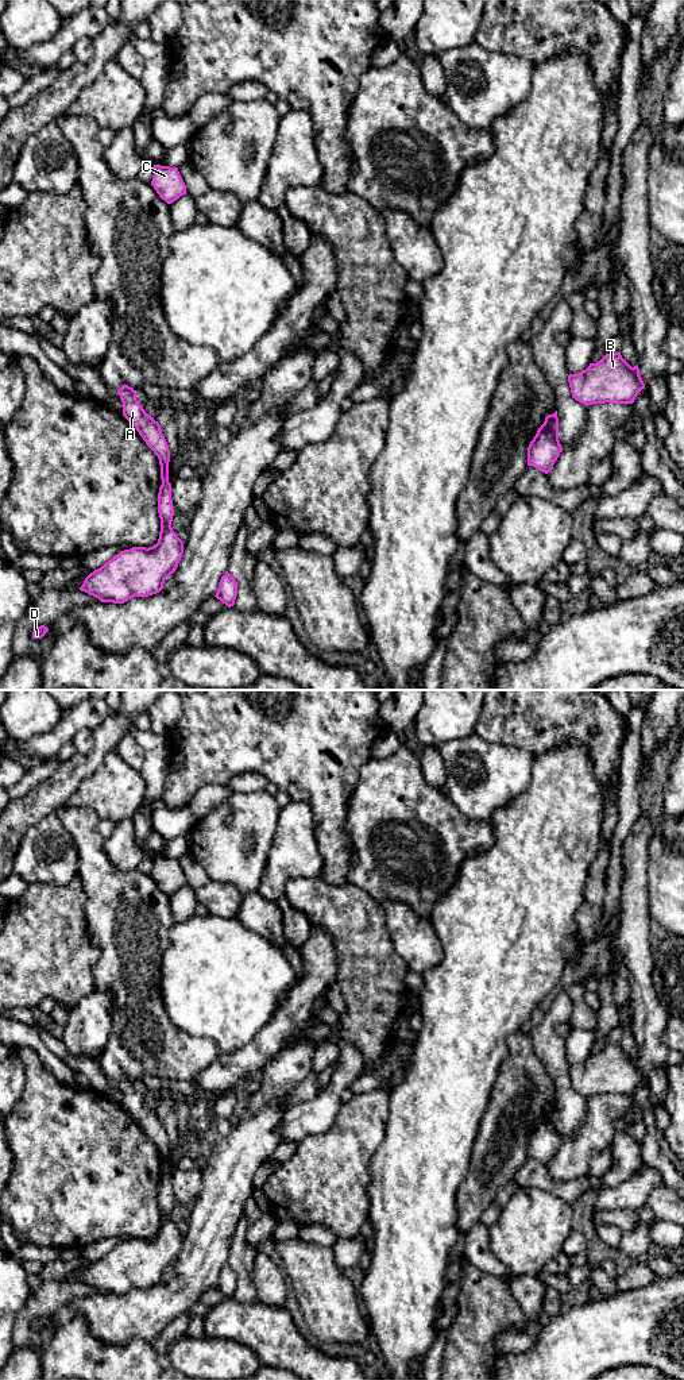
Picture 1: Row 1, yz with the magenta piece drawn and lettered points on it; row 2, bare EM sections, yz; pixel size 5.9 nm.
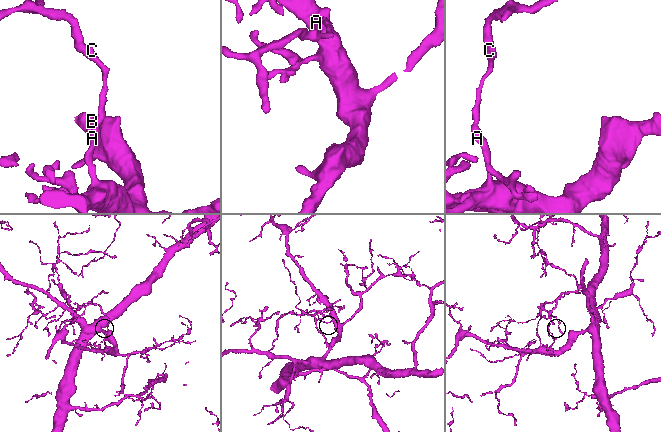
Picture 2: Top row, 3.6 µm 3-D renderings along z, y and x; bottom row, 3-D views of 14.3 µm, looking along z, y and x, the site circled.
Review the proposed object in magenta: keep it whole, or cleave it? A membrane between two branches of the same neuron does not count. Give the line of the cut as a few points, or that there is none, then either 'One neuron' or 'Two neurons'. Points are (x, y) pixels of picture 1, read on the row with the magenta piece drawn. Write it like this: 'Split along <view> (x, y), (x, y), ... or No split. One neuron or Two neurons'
Split along yz (167, 481), (162, 484). Two neurons

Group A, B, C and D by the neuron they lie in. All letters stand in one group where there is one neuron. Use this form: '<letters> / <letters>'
A C / B D

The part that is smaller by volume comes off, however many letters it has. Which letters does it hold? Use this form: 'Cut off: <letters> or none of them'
Cut off: A, C

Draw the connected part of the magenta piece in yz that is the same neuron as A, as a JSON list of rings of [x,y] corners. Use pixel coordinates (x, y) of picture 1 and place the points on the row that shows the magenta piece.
[[[123,385],[117,394],[123,402],[123,416],[136,428],[146,444],[154,451],[161,465],[161,479],[169,482],[170,450],[162,433],[161,425],[148,416],[136,400],[136,390]]]

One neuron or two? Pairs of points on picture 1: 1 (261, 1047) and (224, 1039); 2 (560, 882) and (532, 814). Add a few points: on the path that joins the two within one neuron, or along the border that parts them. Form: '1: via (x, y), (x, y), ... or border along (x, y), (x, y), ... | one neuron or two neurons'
1: border along (270, 1021), (243, 1047), (220, 1055) | two neurons
2: via (544, 866), (543, 831) | one neuron

